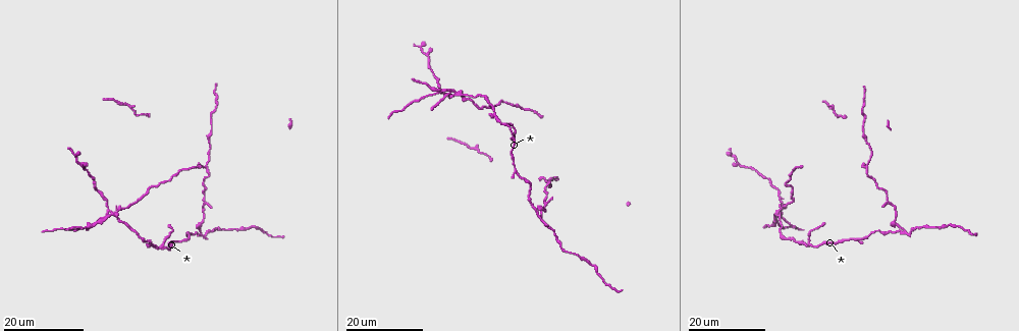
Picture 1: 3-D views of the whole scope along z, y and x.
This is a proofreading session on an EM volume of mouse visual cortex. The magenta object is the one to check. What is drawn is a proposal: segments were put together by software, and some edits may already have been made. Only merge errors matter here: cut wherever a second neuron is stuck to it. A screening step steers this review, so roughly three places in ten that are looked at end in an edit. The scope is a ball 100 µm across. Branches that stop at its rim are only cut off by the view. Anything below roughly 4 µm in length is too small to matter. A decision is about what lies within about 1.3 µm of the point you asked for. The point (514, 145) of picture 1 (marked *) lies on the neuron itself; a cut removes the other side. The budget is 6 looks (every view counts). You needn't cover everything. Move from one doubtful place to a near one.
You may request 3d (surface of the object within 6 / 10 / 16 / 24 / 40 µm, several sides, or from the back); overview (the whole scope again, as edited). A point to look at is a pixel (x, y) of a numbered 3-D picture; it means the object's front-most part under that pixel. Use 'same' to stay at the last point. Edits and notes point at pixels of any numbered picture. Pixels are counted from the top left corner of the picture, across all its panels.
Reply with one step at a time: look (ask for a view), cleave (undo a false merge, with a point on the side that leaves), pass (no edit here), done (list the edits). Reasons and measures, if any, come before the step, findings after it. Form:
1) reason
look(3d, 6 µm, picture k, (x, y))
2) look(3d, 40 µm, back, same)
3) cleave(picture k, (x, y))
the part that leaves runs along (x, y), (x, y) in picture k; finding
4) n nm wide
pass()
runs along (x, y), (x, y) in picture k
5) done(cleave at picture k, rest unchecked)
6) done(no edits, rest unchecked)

arms part here
look(3d, 16 µm, picture 1, (807, 242))

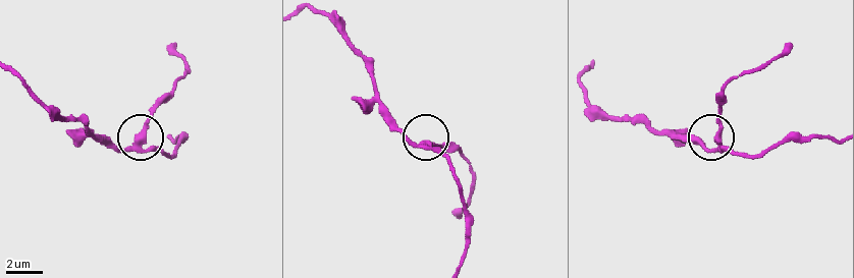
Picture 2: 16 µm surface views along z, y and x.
zoom in
look(3d, 10 µm, picture 2, (422, 143))

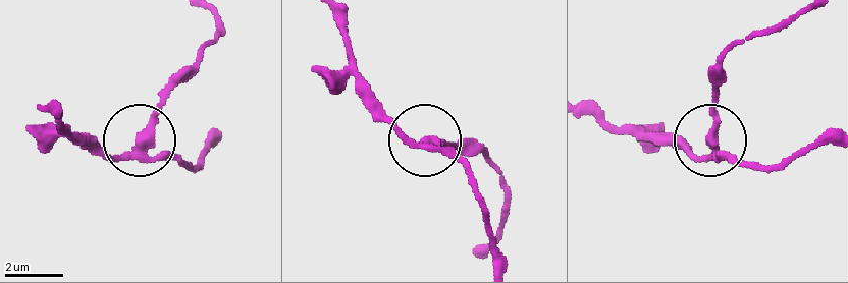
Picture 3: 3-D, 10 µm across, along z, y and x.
3 arms
pass()
runs along (211, 134), (194, 164), (140, 142), (194, 71) in picture 3; continuous, no second neuron

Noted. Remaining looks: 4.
two arms in line, one across
look(3d, 16 µm, picture 1, (543, 219))

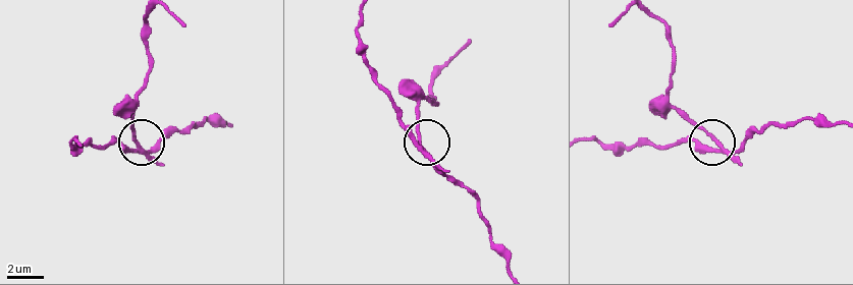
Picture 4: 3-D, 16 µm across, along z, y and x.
look(3d, 6 µm, picture 4, (139, 144))

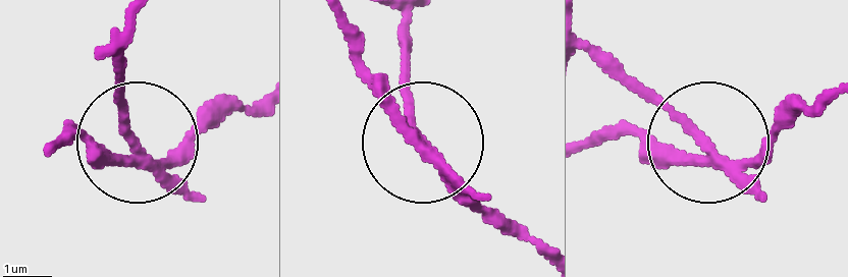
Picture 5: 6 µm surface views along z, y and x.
cleave(picture 5, (199, 199))
the part that leaves runs along (147, 161), (122, 117), (122, 44) in picture 5; a second neuron is stuck on

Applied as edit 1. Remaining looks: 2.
four arms meet
look(3d, 16 µm, picture 1, (457, 93))

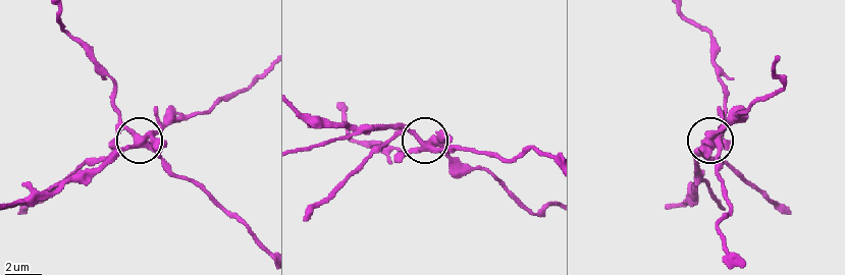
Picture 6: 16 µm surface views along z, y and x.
look(3d, 6 µm, picture 6, (428, 142))

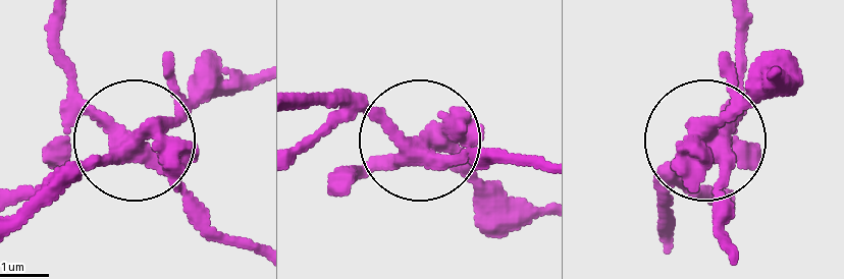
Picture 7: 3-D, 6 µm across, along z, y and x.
side arm 29 µm
cleave(picture 7, (177, 101))
the part that leaves runs along (136, 147), (254, 77) in picture 7; a second neuron is stuck on

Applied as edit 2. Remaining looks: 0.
done(cleave at picture 5, cleave at picture 7, rest unchecked)

